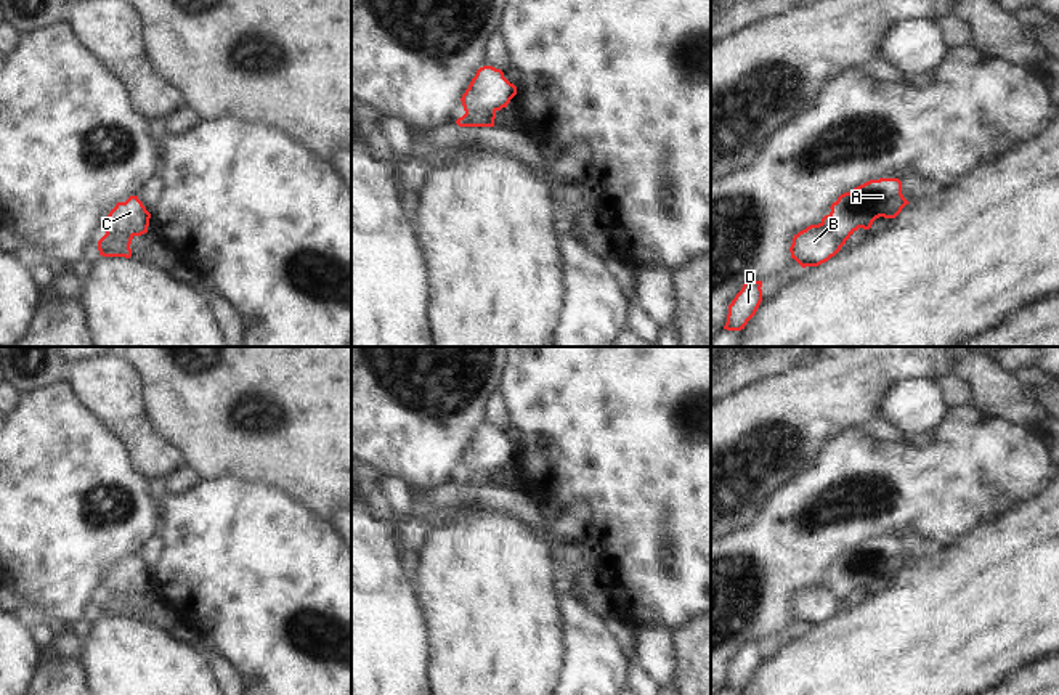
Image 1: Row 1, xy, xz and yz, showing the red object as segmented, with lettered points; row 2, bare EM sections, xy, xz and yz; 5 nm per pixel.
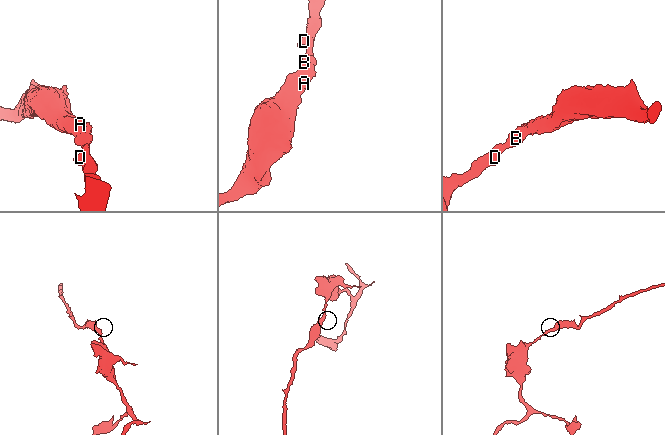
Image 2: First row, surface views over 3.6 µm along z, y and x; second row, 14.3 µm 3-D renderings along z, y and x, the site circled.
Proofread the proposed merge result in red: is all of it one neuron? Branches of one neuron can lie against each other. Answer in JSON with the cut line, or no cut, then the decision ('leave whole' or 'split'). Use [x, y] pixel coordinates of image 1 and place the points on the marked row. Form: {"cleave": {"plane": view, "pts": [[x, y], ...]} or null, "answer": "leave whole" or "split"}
{"cleave": {"plane": "xz", "pts": [[501, 106], [485, 111], [466, 111]]}, "answer": "split"}

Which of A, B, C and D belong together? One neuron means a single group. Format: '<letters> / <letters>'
A C / B D

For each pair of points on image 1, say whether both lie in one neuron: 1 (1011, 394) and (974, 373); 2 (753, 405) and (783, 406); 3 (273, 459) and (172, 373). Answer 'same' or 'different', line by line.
1: same
2: same
3: same

